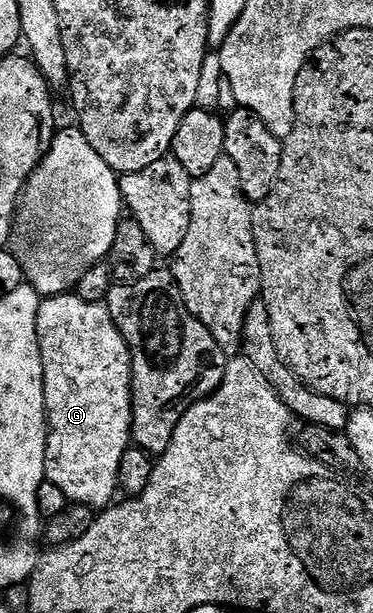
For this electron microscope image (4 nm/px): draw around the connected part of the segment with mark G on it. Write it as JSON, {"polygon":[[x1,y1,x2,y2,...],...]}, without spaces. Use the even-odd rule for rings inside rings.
{"polygon":[[78,293,57,294,54,298,43,298,37,316,37,336,40,340,41,360,44,362,44,400,47,409,47,451,45,452,46,481,55,485,71,504,103,508,112,503,117,495,121,456,125,456,131,440,131,349,111,317,111,311,100,303,87,303]]}

